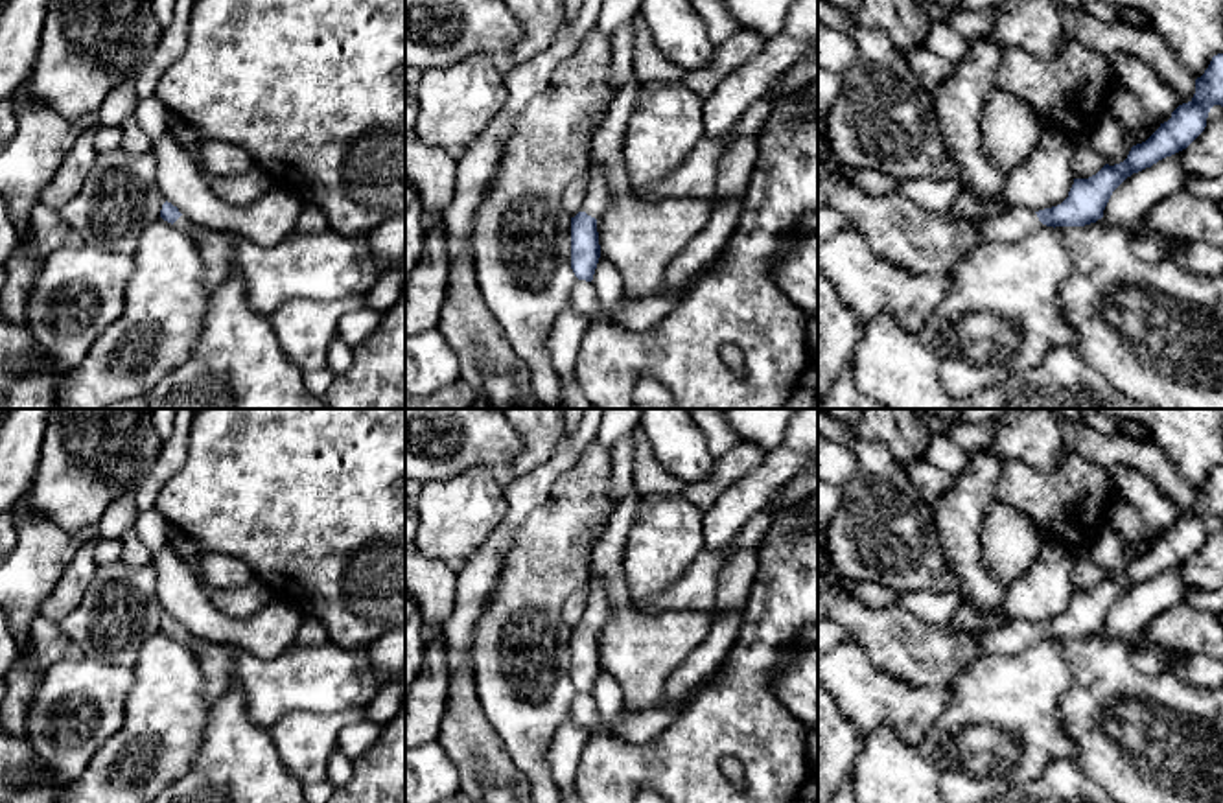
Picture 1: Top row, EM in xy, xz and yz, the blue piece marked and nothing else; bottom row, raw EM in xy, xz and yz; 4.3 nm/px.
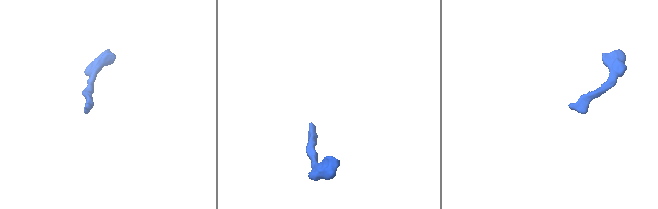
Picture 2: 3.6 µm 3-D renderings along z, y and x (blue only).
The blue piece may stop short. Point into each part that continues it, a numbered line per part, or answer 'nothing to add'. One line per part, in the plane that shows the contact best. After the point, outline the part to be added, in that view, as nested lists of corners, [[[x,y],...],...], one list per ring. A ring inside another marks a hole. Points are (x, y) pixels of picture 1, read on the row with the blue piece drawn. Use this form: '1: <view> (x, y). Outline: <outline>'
1: xz (599, 196). Outline: [[[599,164],[588,166],[588,193],[582,204],[582,212],[599,219],[612,201],[612,192],[604,175],[604,169]]]

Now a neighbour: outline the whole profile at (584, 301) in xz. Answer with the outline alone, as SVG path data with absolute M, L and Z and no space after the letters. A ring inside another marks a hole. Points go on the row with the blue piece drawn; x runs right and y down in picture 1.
M577 280L571 289L571 308L582 315L586 315L591 322L600 319L600 304L597 300L597 291L591 282Z

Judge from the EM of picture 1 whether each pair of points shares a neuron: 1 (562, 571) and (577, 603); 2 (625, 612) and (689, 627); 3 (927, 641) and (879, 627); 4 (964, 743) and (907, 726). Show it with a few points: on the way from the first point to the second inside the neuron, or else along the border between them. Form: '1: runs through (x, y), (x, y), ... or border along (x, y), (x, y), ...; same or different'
1: border along (586, 581), (562, 606), (562, 621), (570, 628); different
2: runs through (641, 627), (673, 627); same
3: runs through (916, 641), (896, 641), (890, 636); same
4: border along (951, 695), (940, 719), (916, 746); different

